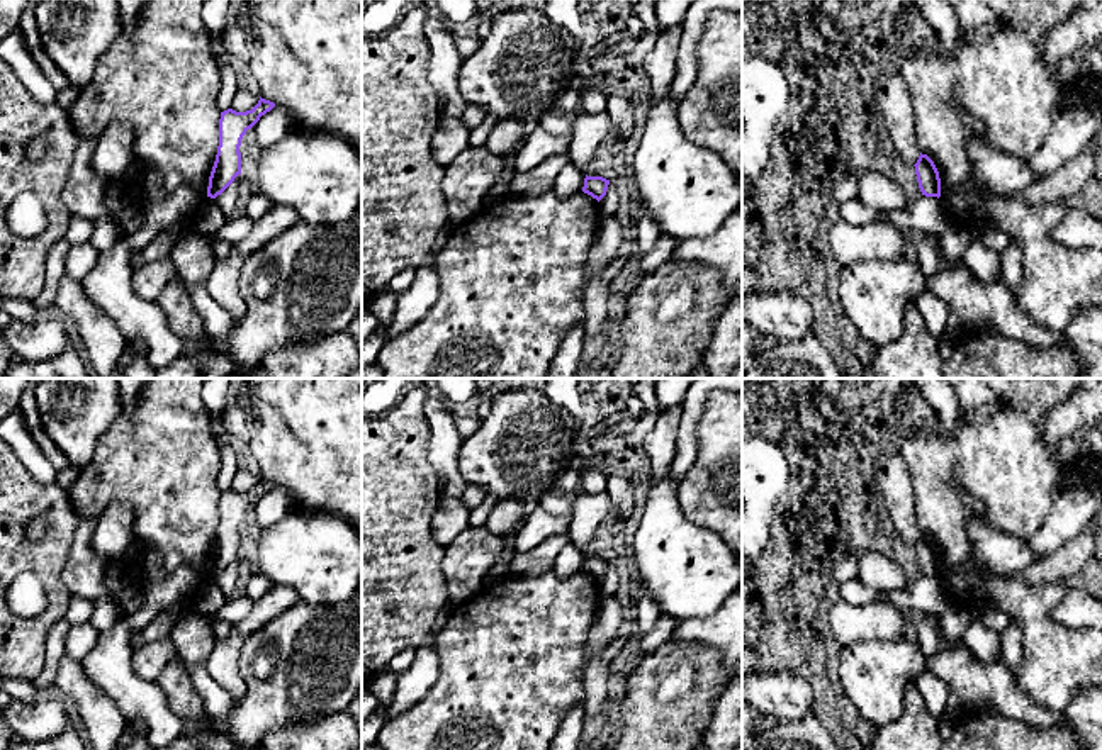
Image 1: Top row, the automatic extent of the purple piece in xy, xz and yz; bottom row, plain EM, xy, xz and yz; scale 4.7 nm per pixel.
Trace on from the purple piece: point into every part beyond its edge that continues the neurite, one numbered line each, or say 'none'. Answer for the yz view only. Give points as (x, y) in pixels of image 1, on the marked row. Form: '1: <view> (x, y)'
none

